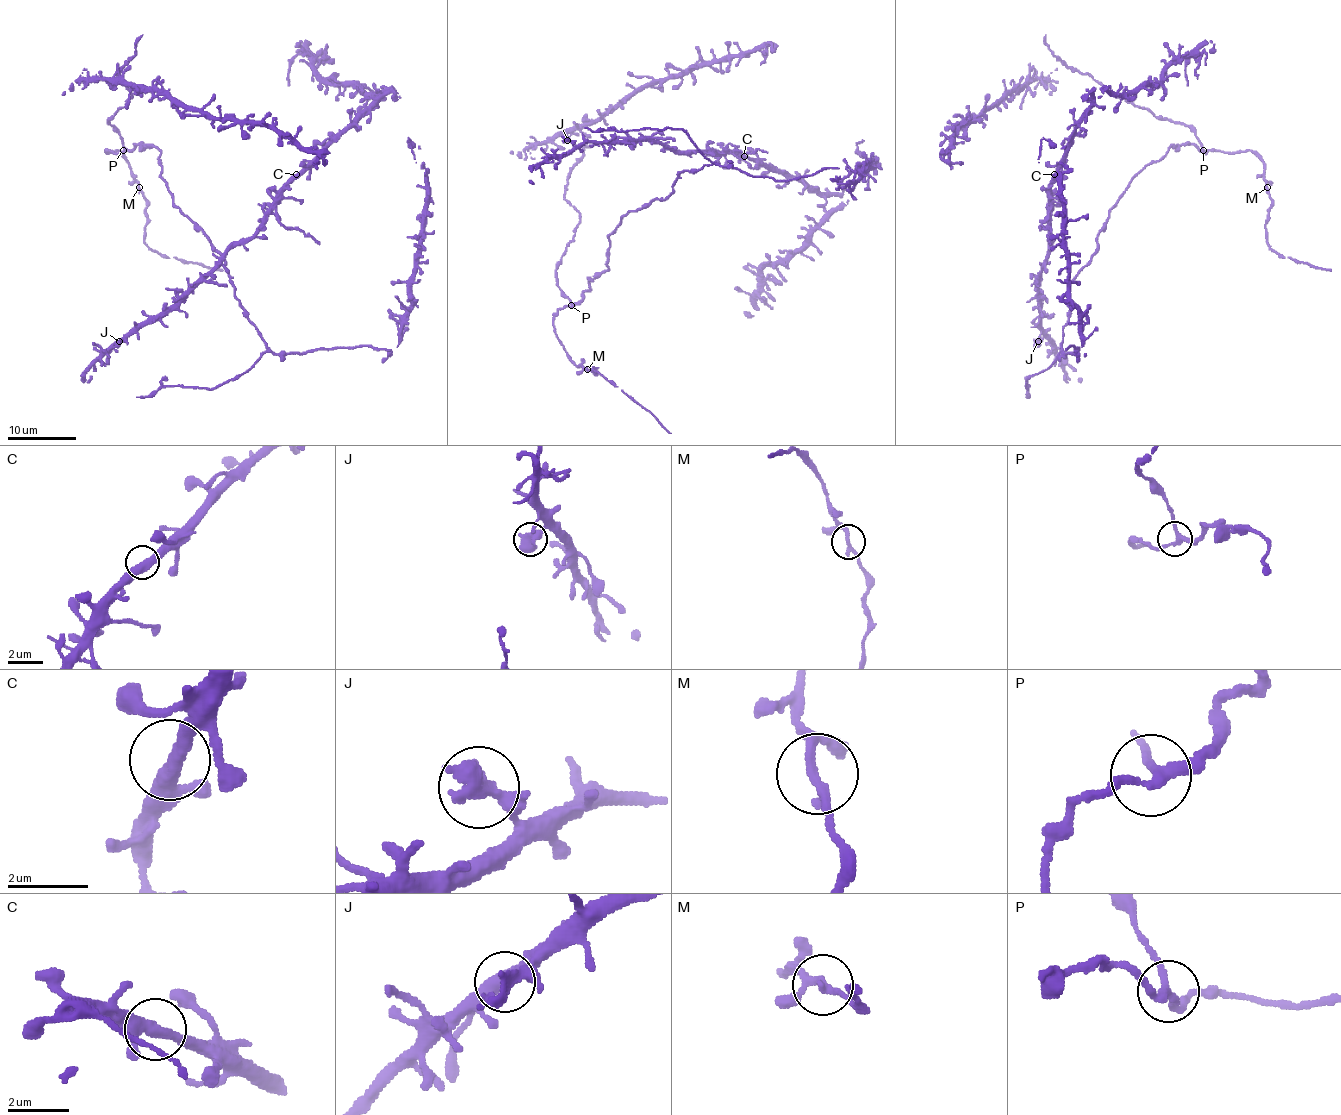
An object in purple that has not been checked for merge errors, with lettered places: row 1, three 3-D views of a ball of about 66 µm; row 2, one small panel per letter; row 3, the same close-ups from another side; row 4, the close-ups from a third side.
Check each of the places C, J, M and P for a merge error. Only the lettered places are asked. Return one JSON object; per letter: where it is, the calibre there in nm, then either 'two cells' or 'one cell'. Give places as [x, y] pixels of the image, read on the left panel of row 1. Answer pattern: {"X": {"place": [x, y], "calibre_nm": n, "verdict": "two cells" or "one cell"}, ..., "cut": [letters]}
{"C": {"place": [296, 174], "calibre_nm": 340, "verdict": "one cell"}, "J": {"place": [119, 341], "calibre_nm": 280, "verdict": "one cell"}, "M": {"place": [139, 187], "calibre_nm": 200, "verdict": "one cell"}, "P": {"place": [123, 150], "calibre_nm": 240, "verdict": "one cell"}, "cut": []}

